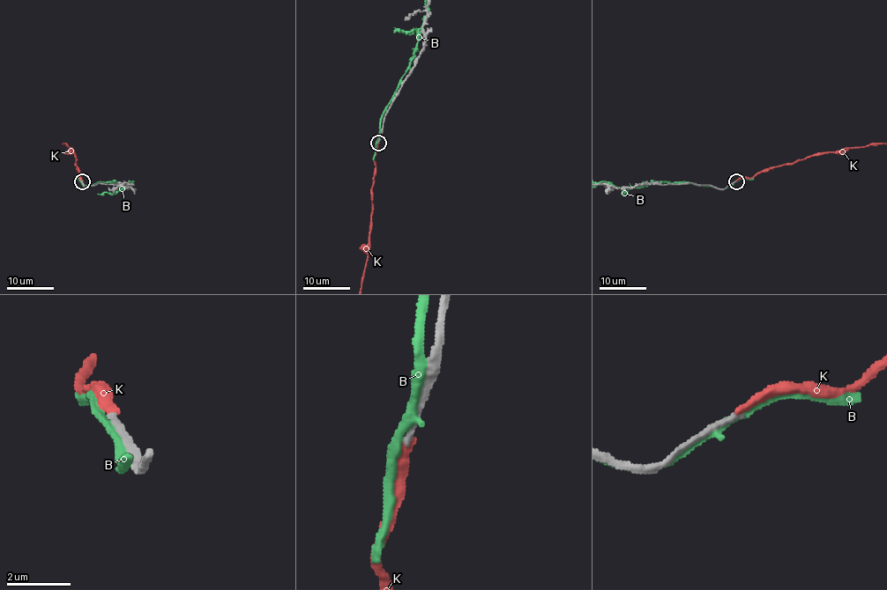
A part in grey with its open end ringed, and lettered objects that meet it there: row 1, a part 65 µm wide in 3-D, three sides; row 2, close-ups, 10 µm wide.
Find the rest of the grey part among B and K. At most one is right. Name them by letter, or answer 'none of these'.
none of these

